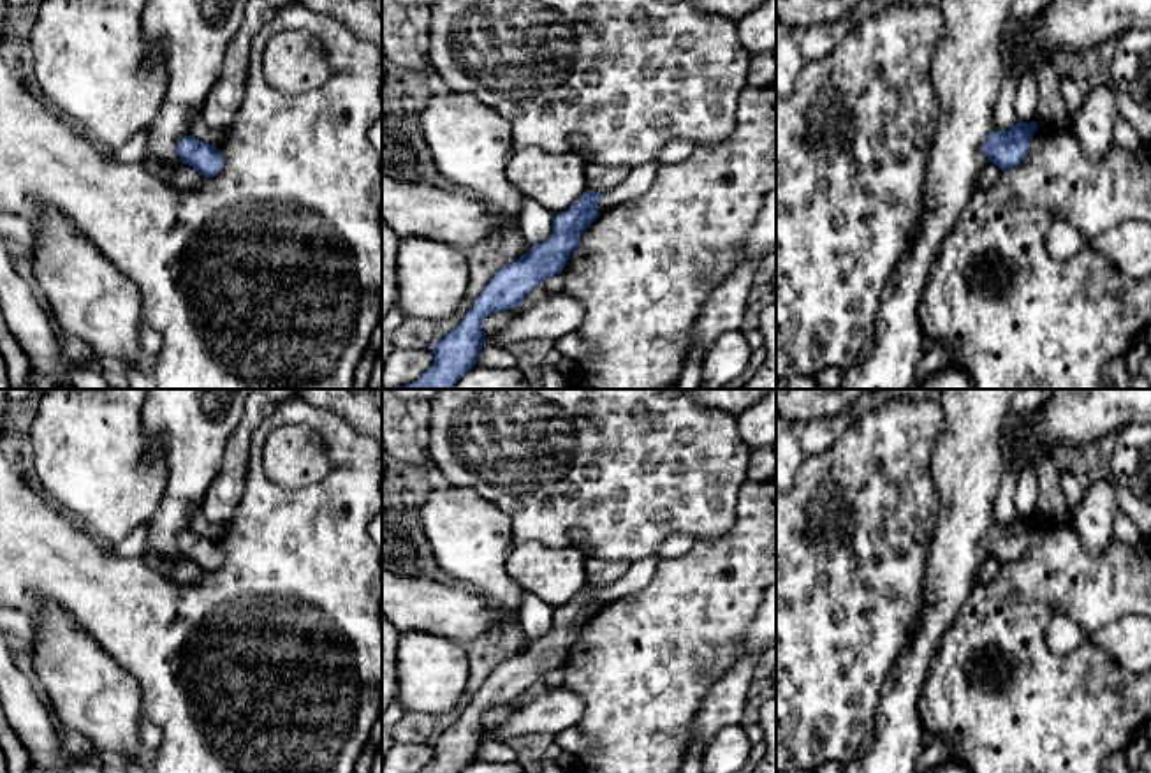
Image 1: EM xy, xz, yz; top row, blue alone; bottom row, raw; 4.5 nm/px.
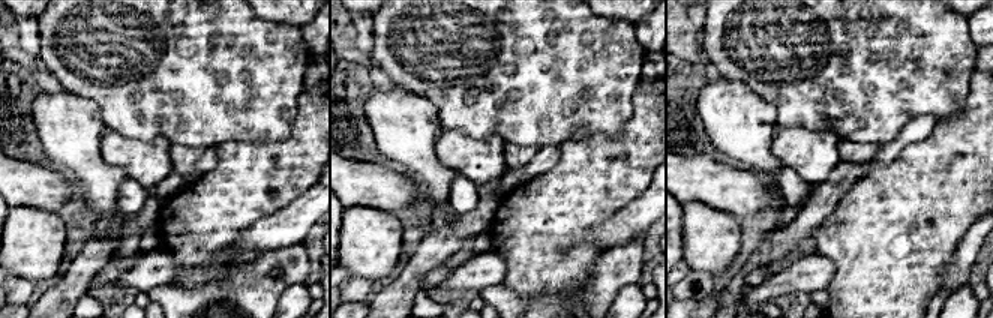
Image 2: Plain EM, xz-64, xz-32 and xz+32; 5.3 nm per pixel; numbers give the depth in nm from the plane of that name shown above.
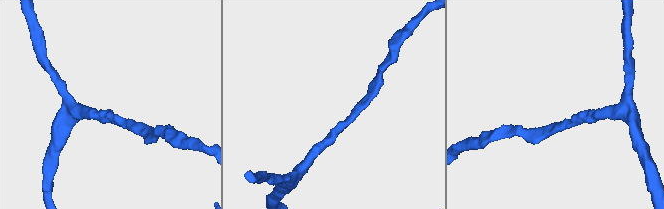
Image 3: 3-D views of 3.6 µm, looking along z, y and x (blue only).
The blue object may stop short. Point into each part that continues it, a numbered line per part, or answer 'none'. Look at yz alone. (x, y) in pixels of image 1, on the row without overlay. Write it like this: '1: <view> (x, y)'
none

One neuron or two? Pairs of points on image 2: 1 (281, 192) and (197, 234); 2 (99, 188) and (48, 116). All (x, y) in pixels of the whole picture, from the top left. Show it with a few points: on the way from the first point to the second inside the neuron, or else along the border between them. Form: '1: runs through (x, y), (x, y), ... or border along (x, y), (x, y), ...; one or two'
1: runs through (260, 195), (236, 195), (218, 213); one
2: runs through (87, 170), (75, 143), (66, 134); one

